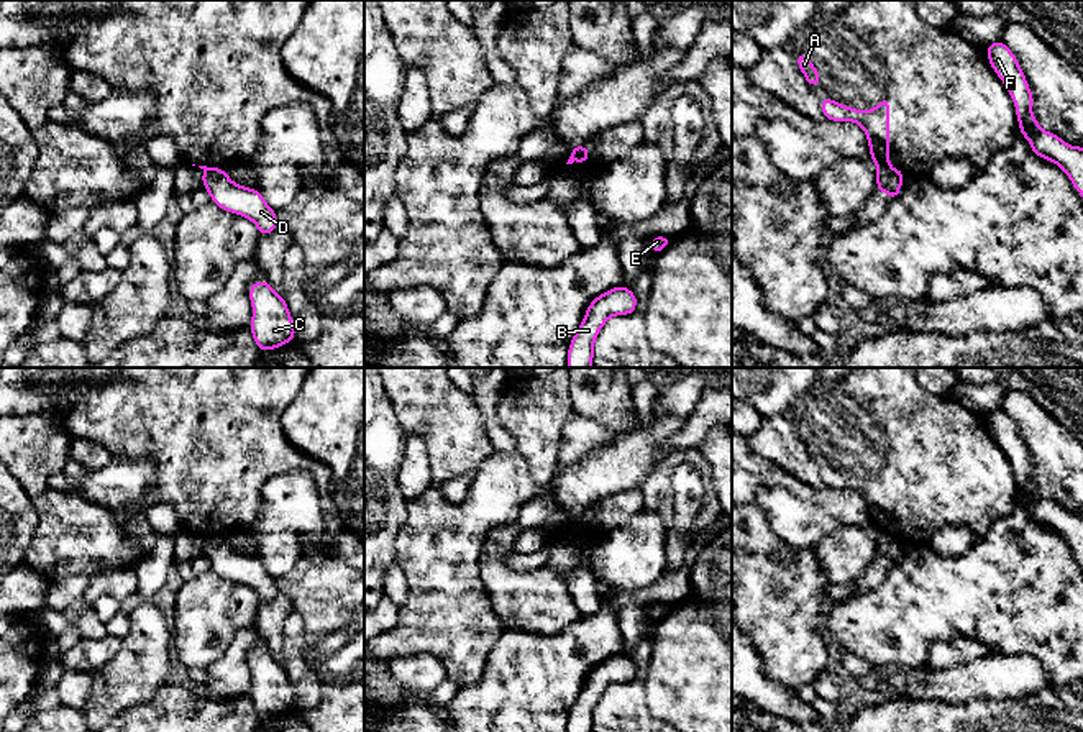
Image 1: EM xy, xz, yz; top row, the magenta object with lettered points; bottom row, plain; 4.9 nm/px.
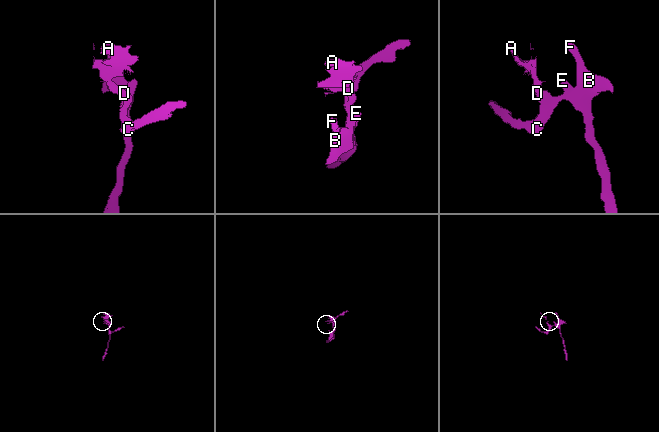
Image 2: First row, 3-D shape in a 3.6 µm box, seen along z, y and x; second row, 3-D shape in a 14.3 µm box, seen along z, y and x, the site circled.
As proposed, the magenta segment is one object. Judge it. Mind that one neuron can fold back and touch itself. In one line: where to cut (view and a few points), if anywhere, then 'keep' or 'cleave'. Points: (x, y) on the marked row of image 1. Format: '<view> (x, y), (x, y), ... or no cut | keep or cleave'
yz (888, 164), (877, 166) | cleave

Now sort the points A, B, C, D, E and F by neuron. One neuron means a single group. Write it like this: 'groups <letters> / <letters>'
groups A / B C D E F

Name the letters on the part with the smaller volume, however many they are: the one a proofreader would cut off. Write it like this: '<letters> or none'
A

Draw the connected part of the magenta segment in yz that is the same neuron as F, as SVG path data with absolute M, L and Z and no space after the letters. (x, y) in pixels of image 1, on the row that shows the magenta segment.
M1003 41L991 43L986 48L986 56L1016 105L1019 135L1030 141L1035 156L1049 159L1063 169L1075 190L1083 197L1083 148L1070 146L1060 136L1039 126L1037 118L1030 113L1034 97L1026 75L1019 61Z

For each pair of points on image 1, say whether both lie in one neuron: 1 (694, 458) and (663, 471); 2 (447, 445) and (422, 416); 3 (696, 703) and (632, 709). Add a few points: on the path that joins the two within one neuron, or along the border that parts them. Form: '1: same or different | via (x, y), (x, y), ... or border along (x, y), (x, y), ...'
1: same | via (686, 458), (676, 458), (671, 463)
2: same | via (445, 439), (429, 422)
3: different | border along (645, 699), (652, 714)

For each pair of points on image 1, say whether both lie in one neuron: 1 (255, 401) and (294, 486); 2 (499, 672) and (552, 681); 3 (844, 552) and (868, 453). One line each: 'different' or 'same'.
1: different
2: same
3: different

